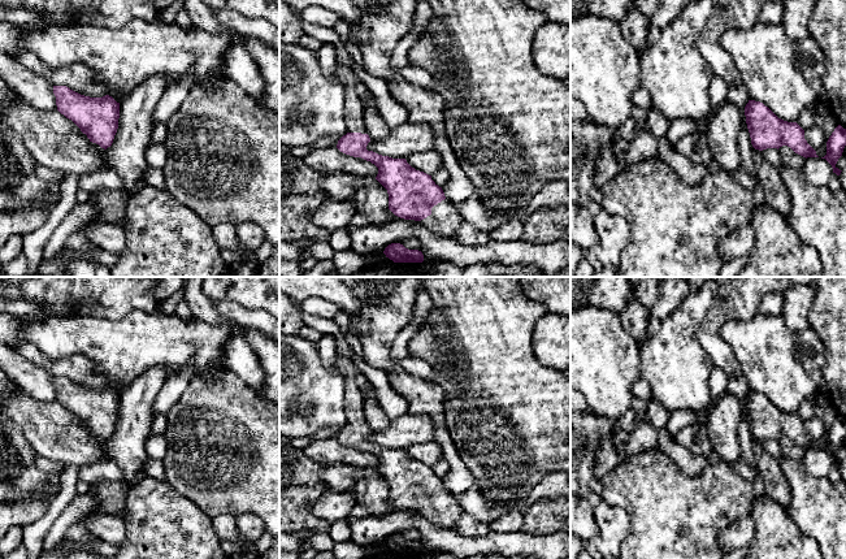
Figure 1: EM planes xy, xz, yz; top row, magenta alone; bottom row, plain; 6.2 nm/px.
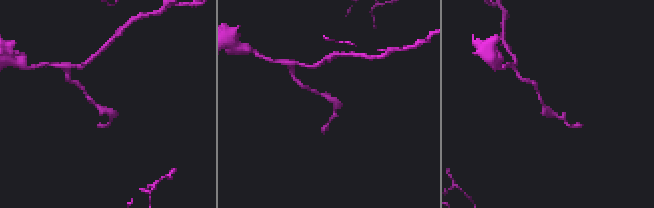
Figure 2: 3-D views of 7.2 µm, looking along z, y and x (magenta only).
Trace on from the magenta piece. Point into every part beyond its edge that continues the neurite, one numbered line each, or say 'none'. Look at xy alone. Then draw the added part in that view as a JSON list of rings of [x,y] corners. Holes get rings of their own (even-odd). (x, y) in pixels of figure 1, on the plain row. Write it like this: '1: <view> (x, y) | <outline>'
none

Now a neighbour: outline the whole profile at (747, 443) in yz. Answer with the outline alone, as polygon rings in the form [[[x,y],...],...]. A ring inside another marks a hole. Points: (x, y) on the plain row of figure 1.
[[[742,400],[743,410],[739,424],[739,446],[741,459],[747,463],[749,467],[755,468],[755,439],[751,436],[750,424],[746,415],[745,400]]]

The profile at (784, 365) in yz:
[[[758,312],[750,320],[726,321],[720,335],[737,358],[749,390],[763,394],[778,410],[797,413],[806,399],[819,393],[825,348],[811,328],[793,332],[786,326],[782,315]]]

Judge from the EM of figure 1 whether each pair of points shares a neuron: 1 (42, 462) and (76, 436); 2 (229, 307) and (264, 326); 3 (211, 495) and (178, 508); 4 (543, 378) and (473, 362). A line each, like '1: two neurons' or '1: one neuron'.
1: two neurons
2: one neuron
3: two neurons
4: one neuron

